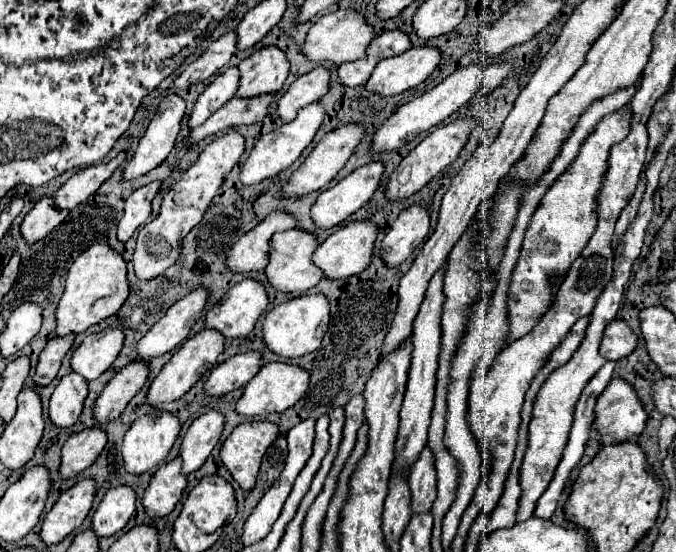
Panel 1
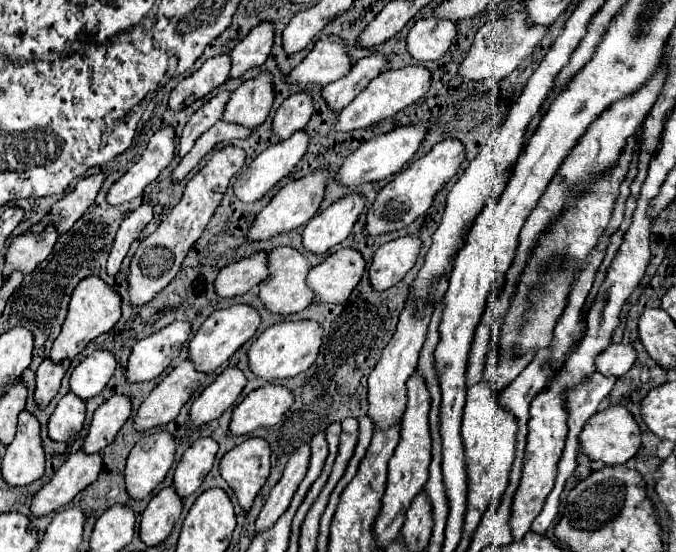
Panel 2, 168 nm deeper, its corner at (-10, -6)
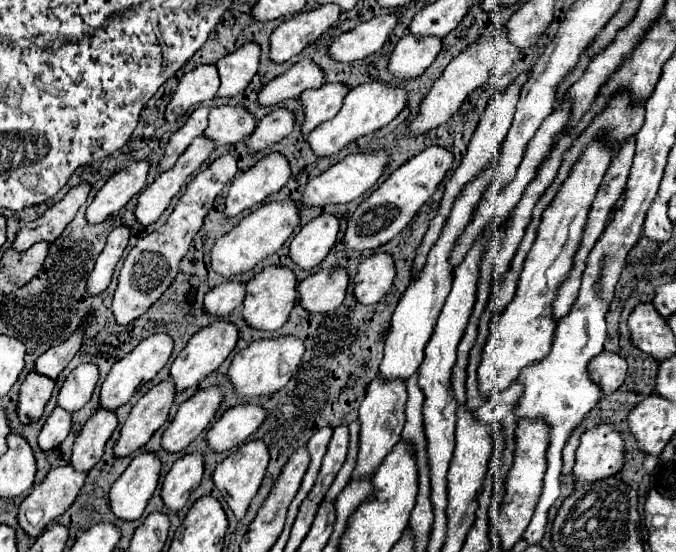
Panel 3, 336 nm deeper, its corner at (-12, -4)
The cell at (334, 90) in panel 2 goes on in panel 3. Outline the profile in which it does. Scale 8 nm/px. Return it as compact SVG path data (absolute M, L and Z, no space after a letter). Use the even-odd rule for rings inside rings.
M324 84L322 88L308 90L300 94L300 102L304 108L304 122L302 122L302 136L306 138L318 124L330 120L340 110L340 104L348 88L344 84Z

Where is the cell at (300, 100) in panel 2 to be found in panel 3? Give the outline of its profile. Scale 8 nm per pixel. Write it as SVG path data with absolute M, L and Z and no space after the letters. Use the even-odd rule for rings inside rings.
M274 108L268 116L258 120L254 132L246 140L246 150L256 154L266 150L270 144L280 142L294 128L294 114L286 108Z

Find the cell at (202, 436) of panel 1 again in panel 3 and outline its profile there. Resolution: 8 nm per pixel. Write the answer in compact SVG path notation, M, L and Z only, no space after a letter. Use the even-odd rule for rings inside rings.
M188 454L174 462L170 472L162 482L162 502L168 510L178 512L188 502L188 496L198 488L204 472L204 462L200 454Z

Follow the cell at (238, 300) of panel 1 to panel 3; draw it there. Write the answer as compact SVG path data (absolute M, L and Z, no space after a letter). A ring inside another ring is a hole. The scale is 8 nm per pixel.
M218 320L216 324L196 332L190 338L190 342L186 344L186 348L176 356L176 360L170 366L170 378L174 382L176 392L182 392L182 390L192 388L192 386L198 386L198 382L202 378L212 374L228 358L228 354L234 350L236 342L238 342L238 328L234 324L230 324L230 322L226 322L226 320Z

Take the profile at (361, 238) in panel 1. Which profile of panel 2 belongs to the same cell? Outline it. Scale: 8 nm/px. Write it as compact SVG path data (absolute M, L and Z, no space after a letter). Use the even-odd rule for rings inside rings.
M340 248L308 274L308 286L322 302L344 302L358 286L366 270L366 260L356 248Z

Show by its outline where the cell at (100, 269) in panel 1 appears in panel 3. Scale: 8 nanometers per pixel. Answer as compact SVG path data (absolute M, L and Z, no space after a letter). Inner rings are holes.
M80 328L76 332L76 336L72 336L72 340L66 340L64 344L60 344L56 348L50 348L42 356L38 356L36 364L34 364L34 372L56 380L58 374L68 366L68 362L80 350L80 346L82 346L82 334L84 334L84 330Z

